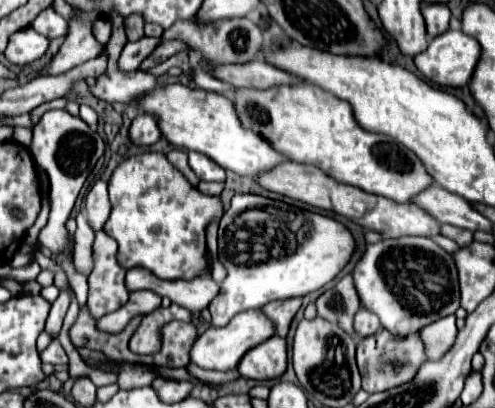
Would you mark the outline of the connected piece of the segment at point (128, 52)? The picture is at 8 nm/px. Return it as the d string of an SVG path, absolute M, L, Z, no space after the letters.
M140 38L136 42L128 42L118 58L118 70L120 72L132 72L140 66L140 62L160 44L156 38Z

